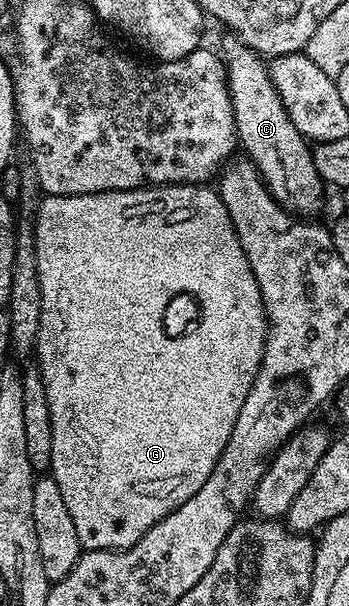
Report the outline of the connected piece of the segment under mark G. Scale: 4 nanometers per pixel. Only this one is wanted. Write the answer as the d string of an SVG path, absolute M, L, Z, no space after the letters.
M161 184L149 188L134 188L124 192L94 192L80 196L49 196L44 195L39 202L33 219L35 223L36 240L36 266L37 278L41 286L41 316L40 332L37 334L34 359L41 378L45 382L45 394L49 402L49 414L53 426L53 450L51 451L51 466L49 475L57 482L62 496L65 498L65 507L73 518L73 526L77 526L77 538L87 550L126 550L132 548L138 540L161 518L165 518L177 506L181 506L201 486L205 486L205 478L213 470L213 466L221 458L225 446L229 442L229 434L233 434L233 422L237 422L237 414L241 414L241 406L257 378L257 370L261 366L263 347L267 341L267 315L263 309L261 290L257 286L257 278L253 278L253 270L245 258L245 250L241 250L241 242L233 230L233 222L229 218L229 210L225 210L223 199L214 187L201 184Z

